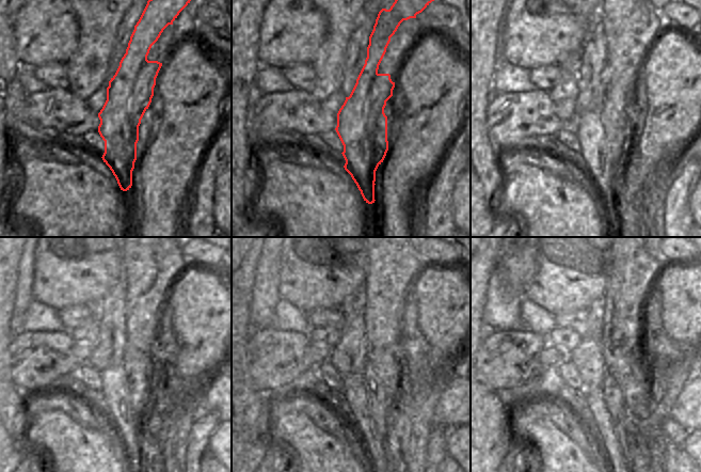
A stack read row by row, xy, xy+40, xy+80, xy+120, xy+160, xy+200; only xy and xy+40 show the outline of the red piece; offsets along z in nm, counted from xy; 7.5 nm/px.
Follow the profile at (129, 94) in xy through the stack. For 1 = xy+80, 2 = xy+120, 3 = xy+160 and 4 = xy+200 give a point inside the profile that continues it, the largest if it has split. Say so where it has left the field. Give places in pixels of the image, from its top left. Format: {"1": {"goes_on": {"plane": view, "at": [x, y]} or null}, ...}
{"1": {"goes_on": {"plane": "xy+80", "at": [603, 136]}}, "2": {"goes_on": {"plane": "xy+120", "at": [125, 387]}}, "3": {"goes_on": {"plane": "xy+160", "at": [366, 394]}}, "4": {"goes_on": {"plane": "xy+200", "at": [607, 404]}}}

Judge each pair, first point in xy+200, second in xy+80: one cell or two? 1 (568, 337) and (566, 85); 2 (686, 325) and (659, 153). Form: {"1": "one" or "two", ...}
{"1": "one", "2": "one"}

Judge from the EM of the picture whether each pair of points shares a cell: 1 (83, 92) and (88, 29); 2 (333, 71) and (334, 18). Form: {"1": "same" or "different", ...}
{"1": "same", "2": "same"}

